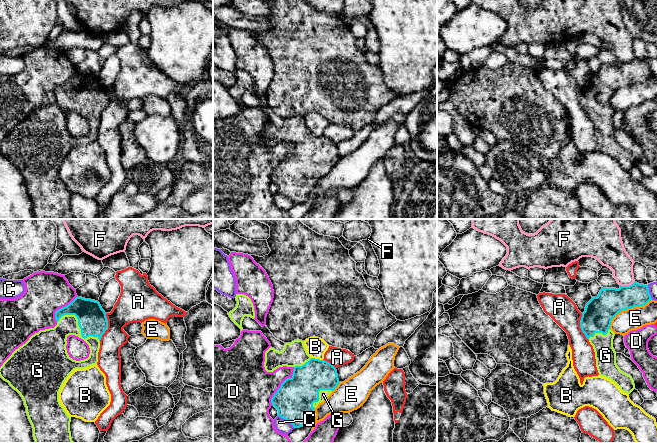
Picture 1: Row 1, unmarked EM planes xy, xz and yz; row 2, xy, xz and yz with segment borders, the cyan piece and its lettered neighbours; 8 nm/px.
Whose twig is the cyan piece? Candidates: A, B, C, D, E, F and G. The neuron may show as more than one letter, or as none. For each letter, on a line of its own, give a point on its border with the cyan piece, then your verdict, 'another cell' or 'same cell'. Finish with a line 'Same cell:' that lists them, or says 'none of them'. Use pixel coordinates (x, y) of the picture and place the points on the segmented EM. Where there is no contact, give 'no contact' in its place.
A: contact xy (107, 327); another cell
B: contact xz (317, 359); another cell
C: contact xz (286, 419); another cell
D: contact xz (281, 385); another cell
E: contact yz (627, 308); another cell
F: contact yz (627, 286); another cell
G: contact xy (79, 326); same cell
Same cell: G

